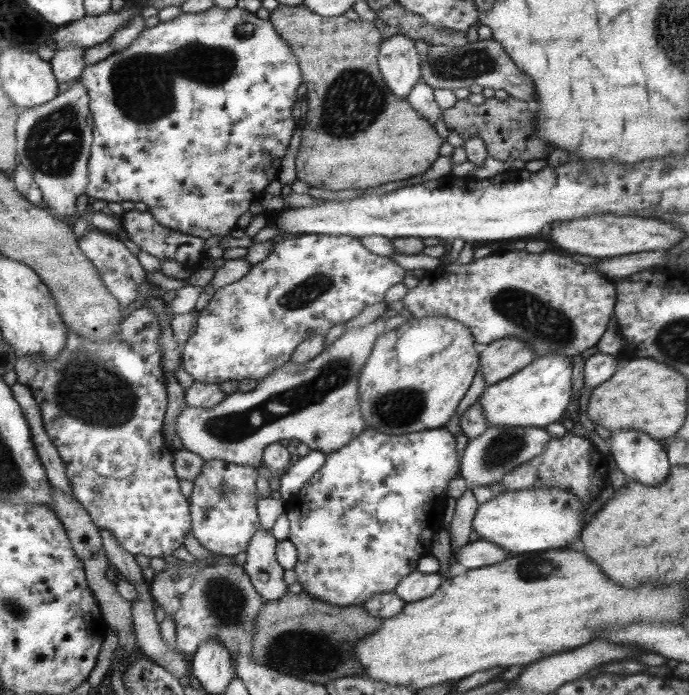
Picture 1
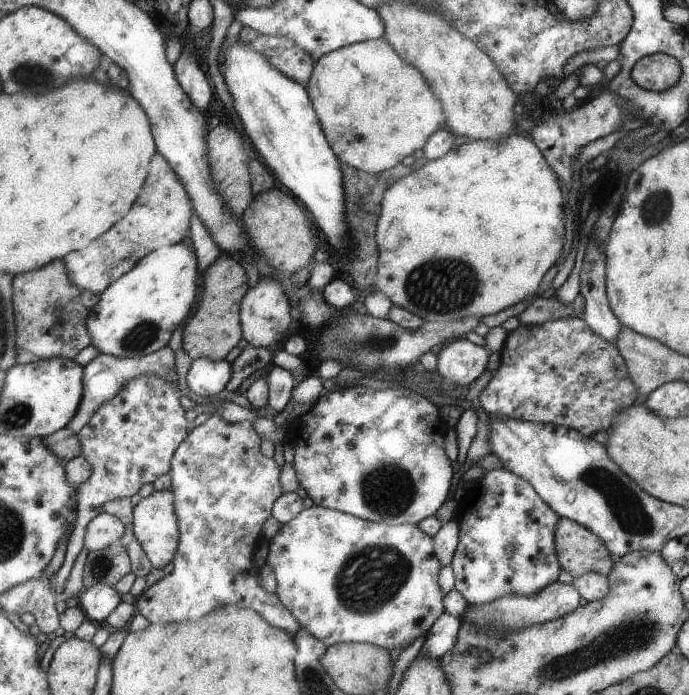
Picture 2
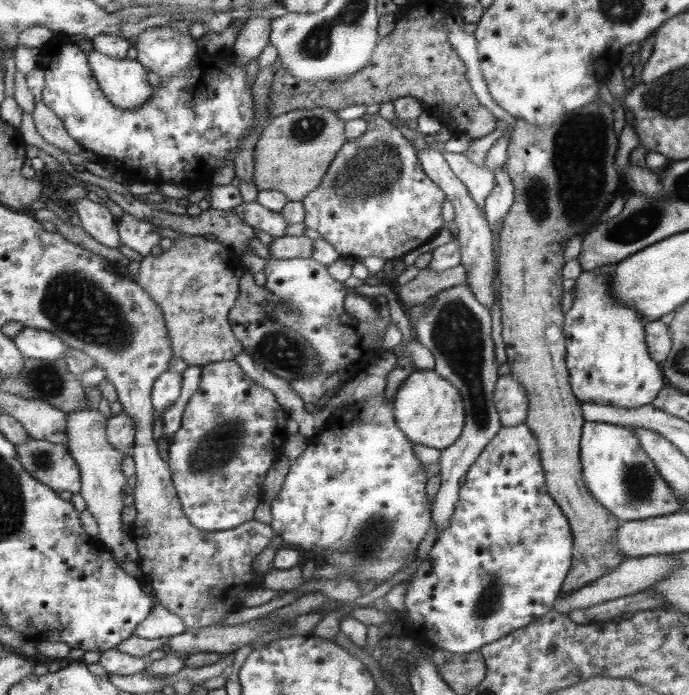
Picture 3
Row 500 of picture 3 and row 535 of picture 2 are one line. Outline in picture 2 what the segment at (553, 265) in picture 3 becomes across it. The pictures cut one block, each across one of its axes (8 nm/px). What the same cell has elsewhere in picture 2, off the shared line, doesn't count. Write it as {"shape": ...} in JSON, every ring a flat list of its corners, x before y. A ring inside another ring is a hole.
{"shape":[[563,517,563,524,559,524,559,564,563,564,563,570,576,579,586,572,596,572,597,574,606,575,611,572,615,557,608,551,604,544,595,533,592,533,582,524,571,519]]}

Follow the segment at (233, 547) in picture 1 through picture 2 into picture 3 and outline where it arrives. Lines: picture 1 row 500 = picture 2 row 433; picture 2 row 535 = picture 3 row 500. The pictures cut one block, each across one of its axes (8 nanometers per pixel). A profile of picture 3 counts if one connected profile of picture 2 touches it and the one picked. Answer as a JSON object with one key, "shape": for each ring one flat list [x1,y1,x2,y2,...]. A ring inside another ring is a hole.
{"shape":[[234,360,203,365,197,390,191,394,181,415,181,423,168,444,170,475,187,519,201,531,231,530,253,518,253,510,262,498,262,482,269,468,282,454,283,443,289,434,281,430,287,422,285,408,275,396,255,384]]}

